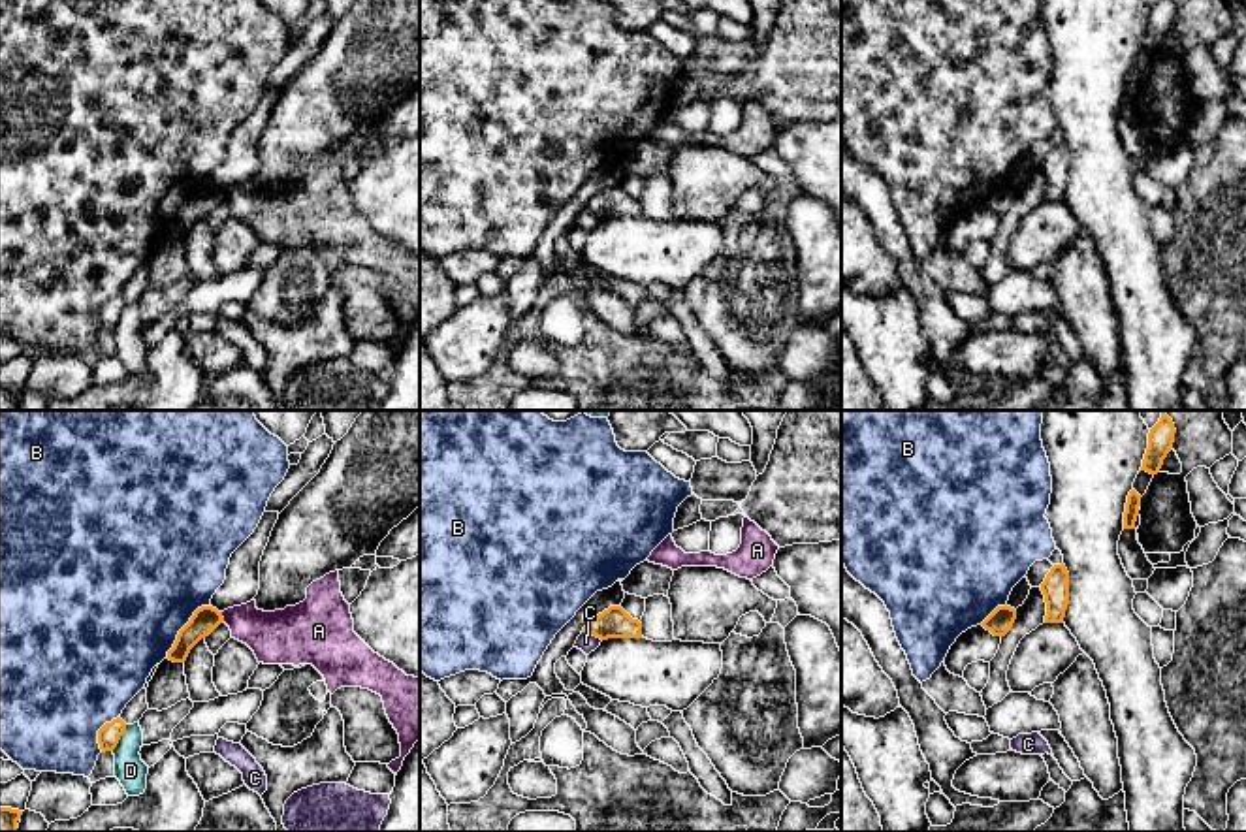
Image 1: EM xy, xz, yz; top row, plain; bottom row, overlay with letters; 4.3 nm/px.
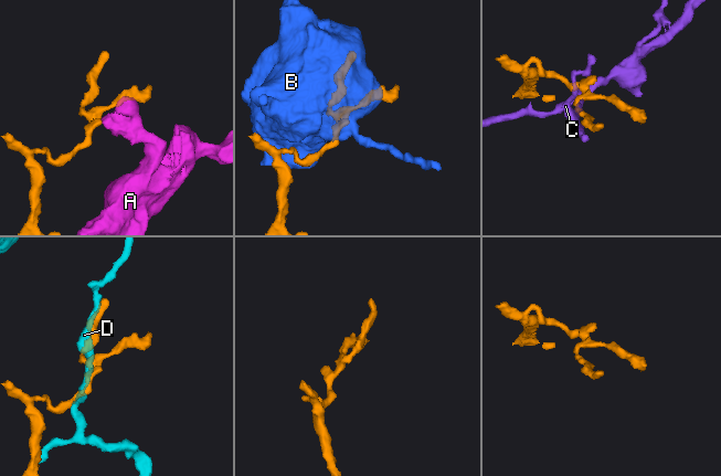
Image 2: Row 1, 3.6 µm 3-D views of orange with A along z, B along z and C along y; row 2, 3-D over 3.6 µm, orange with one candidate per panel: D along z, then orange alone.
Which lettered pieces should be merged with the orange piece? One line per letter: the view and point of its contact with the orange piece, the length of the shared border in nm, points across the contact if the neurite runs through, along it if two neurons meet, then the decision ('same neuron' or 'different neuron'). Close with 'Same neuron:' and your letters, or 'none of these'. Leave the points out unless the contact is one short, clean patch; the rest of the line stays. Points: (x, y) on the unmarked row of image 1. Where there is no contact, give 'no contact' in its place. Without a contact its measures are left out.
A: xy (221, 194) | 40 nm | along xy (221, 191), (224, 198) | different neuron
B: xy (183, 206) | 300 nm | different neuron
C: xz (591, 211) | 100 nm | different neuron
D: xy (119, 317) | 130 nm | along xy (127, 304), (111, 328) | different neuron
Same neuron: none of these

